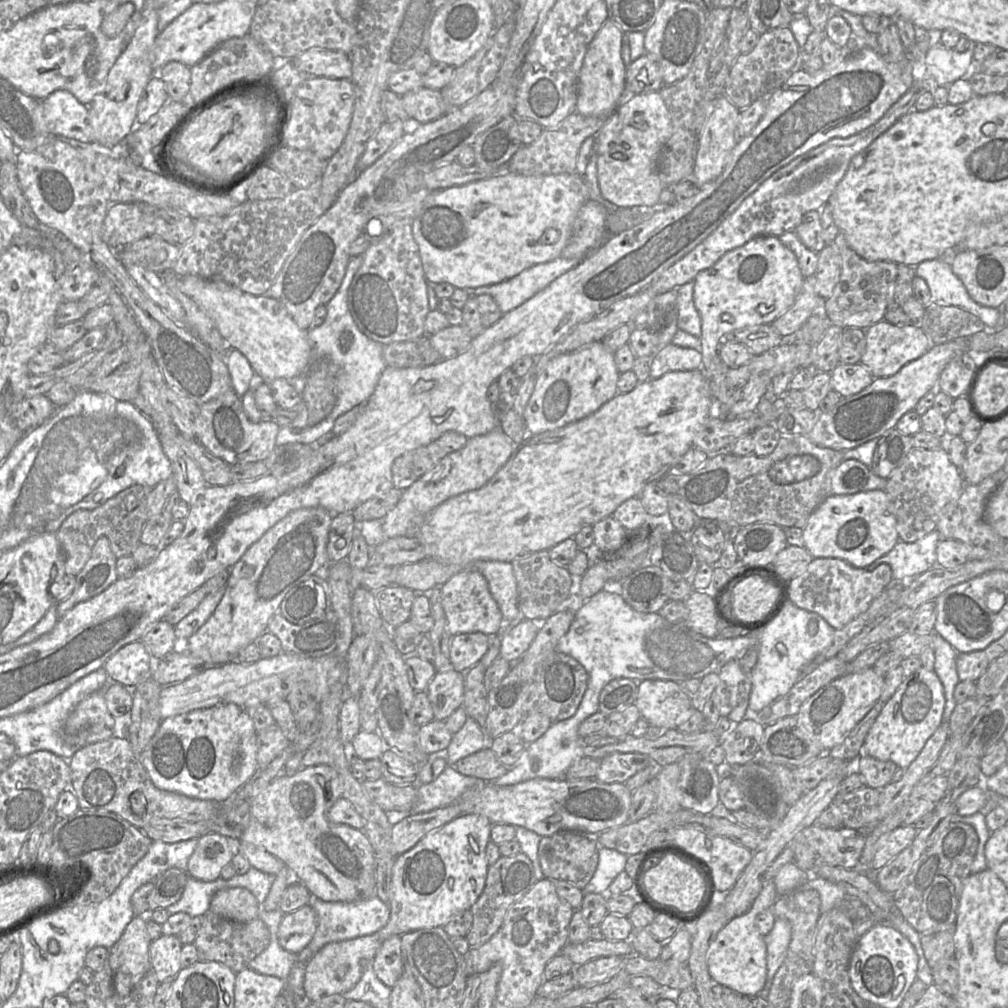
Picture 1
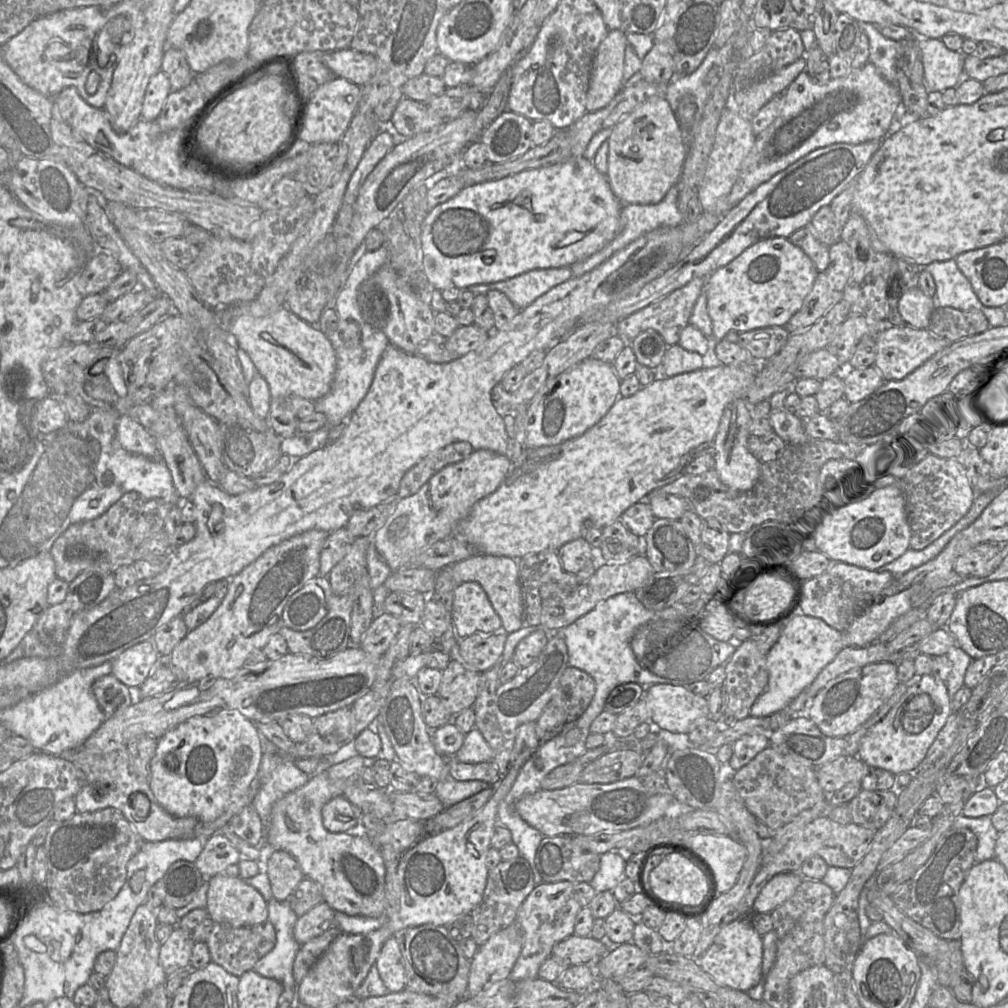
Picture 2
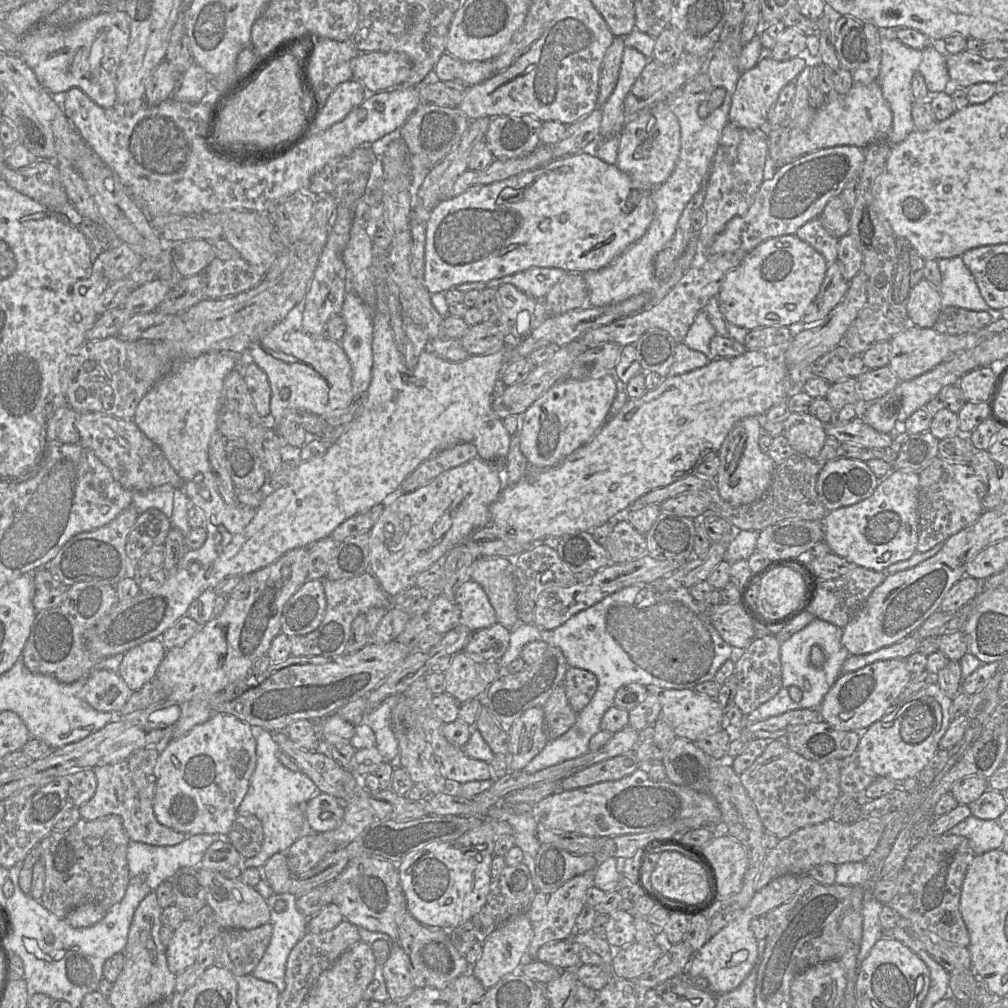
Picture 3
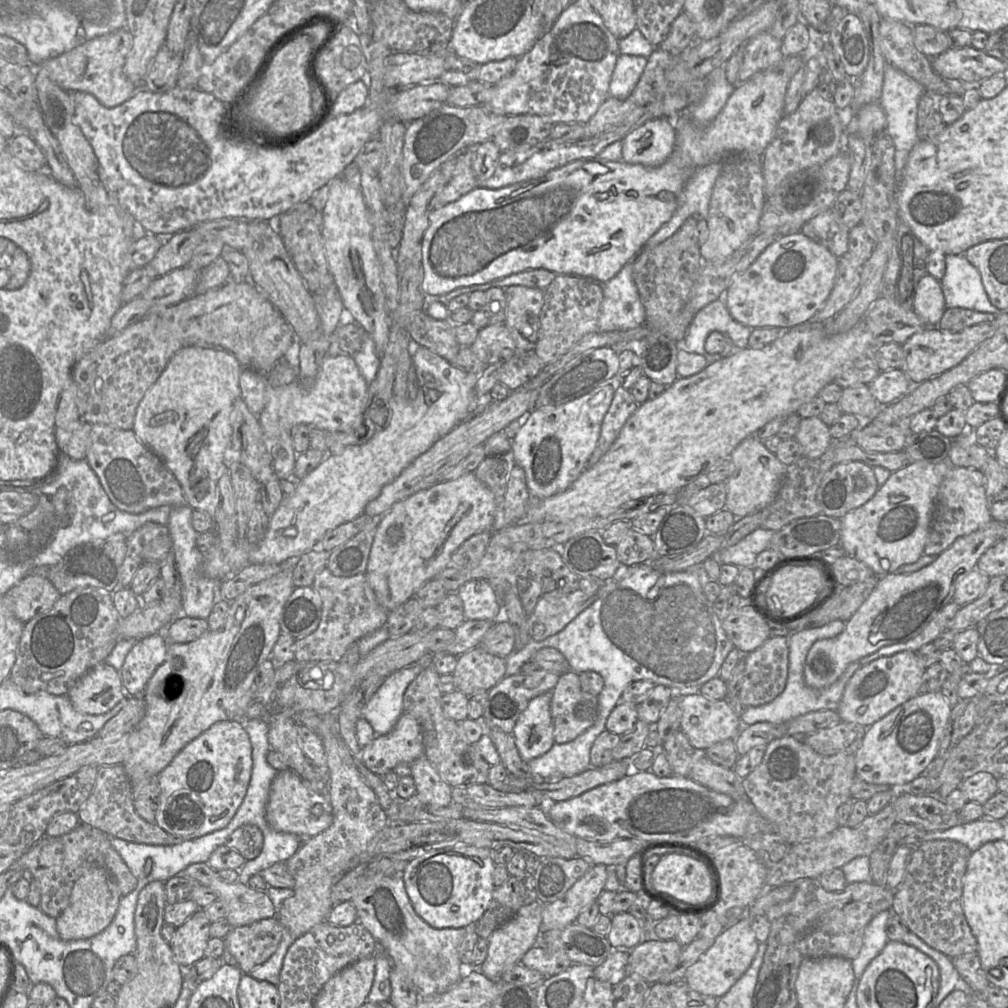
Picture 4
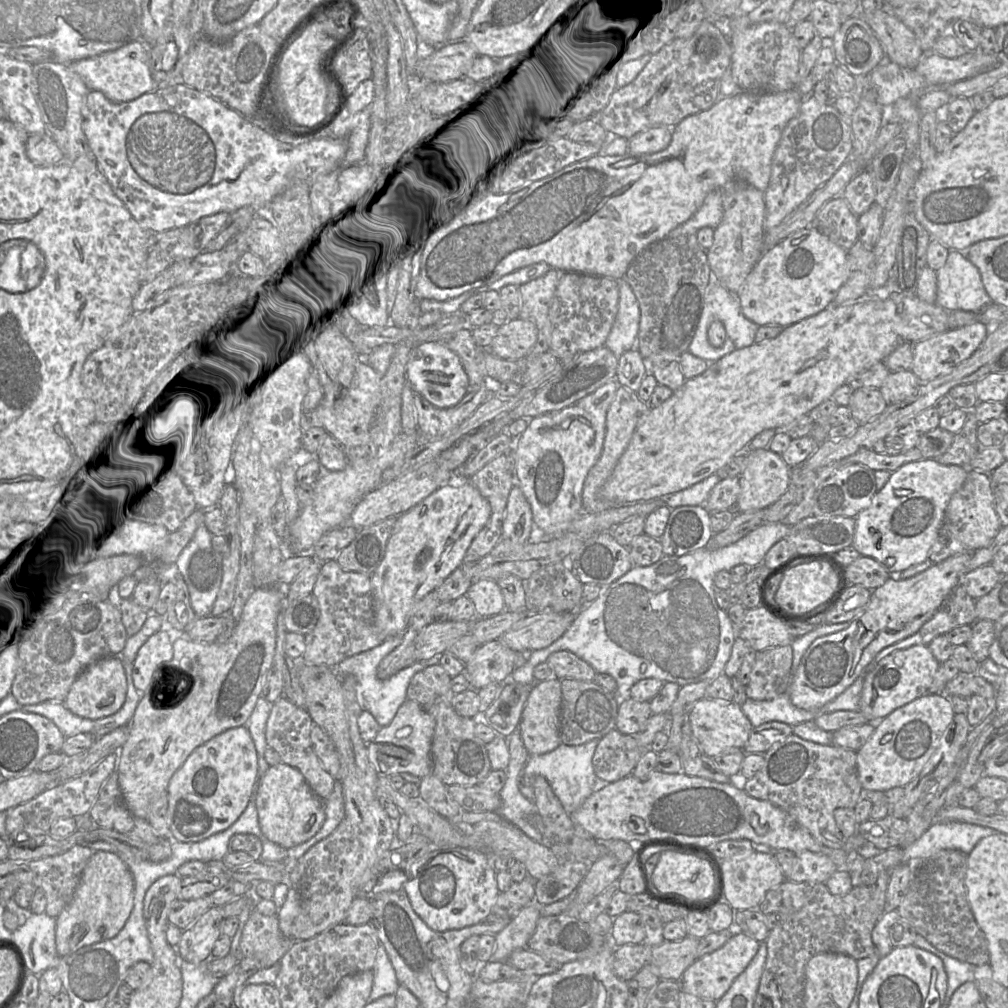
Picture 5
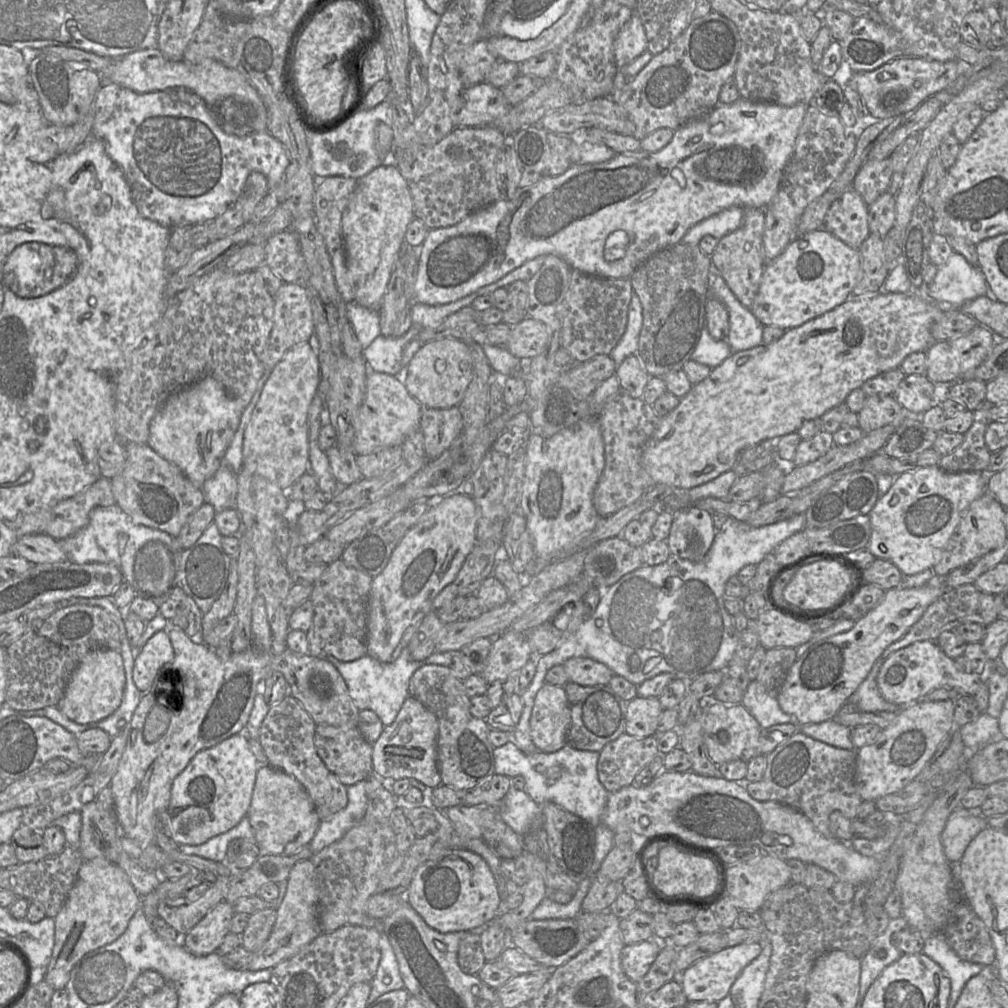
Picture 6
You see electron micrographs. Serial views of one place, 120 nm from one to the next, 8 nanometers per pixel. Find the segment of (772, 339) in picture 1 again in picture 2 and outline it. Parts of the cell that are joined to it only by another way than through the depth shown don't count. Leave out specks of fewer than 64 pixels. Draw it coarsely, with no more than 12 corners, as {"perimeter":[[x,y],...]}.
{"perimeter":[[784,326],[739,333],[738,343],[756,360],[782,350]]}

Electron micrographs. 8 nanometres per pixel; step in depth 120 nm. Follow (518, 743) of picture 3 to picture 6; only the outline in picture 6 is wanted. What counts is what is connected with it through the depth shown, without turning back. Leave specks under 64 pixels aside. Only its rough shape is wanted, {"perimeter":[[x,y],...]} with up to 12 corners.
{"perimeter":[[563,686],[537,692],[530,735],[538,751],[567,744],[570,709]]}

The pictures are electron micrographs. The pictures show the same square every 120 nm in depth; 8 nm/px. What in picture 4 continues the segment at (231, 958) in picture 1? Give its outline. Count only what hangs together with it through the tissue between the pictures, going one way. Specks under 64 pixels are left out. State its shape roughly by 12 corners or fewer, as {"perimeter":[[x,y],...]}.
{"perimeter":[[277,918],[234,927],[224,940],[243,974],[278,949]]}

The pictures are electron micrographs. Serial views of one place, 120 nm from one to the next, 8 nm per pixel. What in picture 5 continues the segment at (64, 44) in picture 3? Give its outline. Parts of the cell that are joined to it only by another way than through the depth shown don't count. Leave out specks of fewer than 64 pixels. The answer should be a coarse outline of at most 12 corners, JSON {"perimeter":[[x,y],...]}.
{"perimeter":[[143,40],[68,65],[116,103],[158,87]]}

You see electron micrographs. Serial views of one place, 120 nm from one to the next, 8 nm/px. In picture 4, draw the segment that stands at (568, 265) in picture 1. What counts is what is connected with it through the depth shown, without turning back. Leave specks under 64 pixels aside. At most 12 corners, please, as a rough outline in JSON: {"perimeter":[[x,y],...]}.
{"perimeter":[[544,268],[514,273],[437,296],[448,305],[461,294],[520,285],[545,290],[556,274]]}

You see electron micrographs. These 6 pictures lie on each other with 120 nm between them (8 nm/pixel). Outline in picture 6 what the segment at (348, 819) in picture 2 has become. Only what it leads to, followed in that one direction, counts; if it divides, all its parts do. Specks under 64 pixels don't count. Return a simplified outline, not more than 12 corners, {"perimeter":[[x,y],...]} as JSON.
{"perimeter":[[261,764],[247,813],[260,855],[290,856],[319,826],[293,776]]}

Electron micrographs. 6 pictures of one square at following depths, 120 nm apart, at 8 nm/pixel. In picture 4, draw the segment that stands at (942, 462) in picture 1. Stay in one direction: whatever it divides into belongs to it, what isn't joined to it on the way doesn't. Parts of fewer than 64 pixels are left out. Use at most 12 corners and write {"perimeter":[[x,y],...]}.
{"perimeter":[[952,466],[924,555],[992,521],[981,470]]}

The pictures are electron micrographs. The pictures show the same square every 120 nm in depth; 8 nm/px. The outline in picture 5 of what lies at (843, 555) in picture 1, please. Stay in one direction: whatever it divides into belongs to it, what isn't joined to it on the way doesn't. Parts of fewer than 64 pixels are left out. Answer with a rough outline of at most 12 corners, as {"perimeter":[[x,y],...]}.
{"perimeter":[[902,465],[851,547],[888,573],[928,559],[968,468]]}

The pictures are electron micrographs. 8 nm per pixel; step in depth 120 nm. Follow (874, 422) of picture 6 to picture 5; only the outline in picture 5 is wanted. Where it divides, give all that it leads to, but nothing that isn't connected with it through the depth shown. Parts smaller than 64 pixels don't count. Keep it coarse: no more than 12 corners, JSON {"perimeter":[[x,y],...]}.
{"perimeter":[[879,389],[853,391],[848,408],[859,425],[887,407]]}

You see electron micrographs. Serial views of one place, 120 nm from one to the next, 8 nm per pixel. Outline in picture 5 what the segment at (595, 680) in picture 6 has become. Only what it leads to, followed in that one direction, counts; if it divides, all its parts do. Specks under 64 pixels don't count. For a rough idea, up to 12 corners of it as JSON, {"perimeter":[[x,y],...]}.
{"perimeter":[[569,651],[546,660],[556,678],[593,682],[596,671]]}

